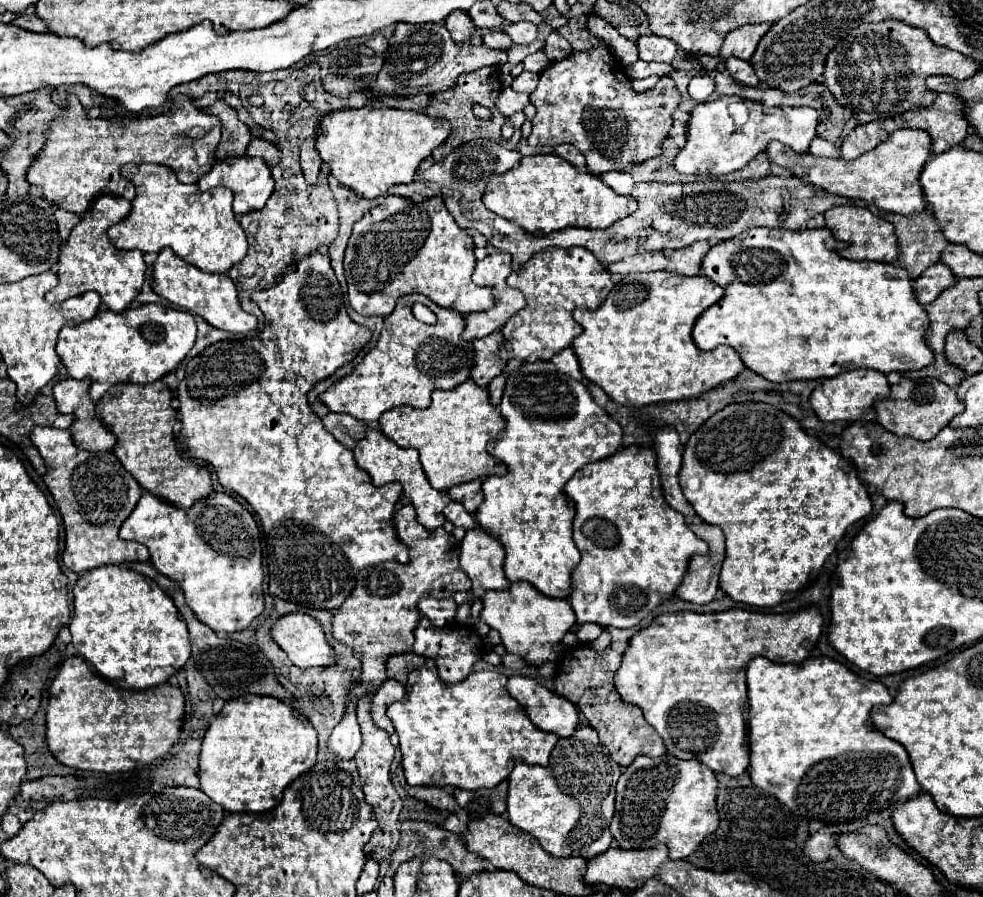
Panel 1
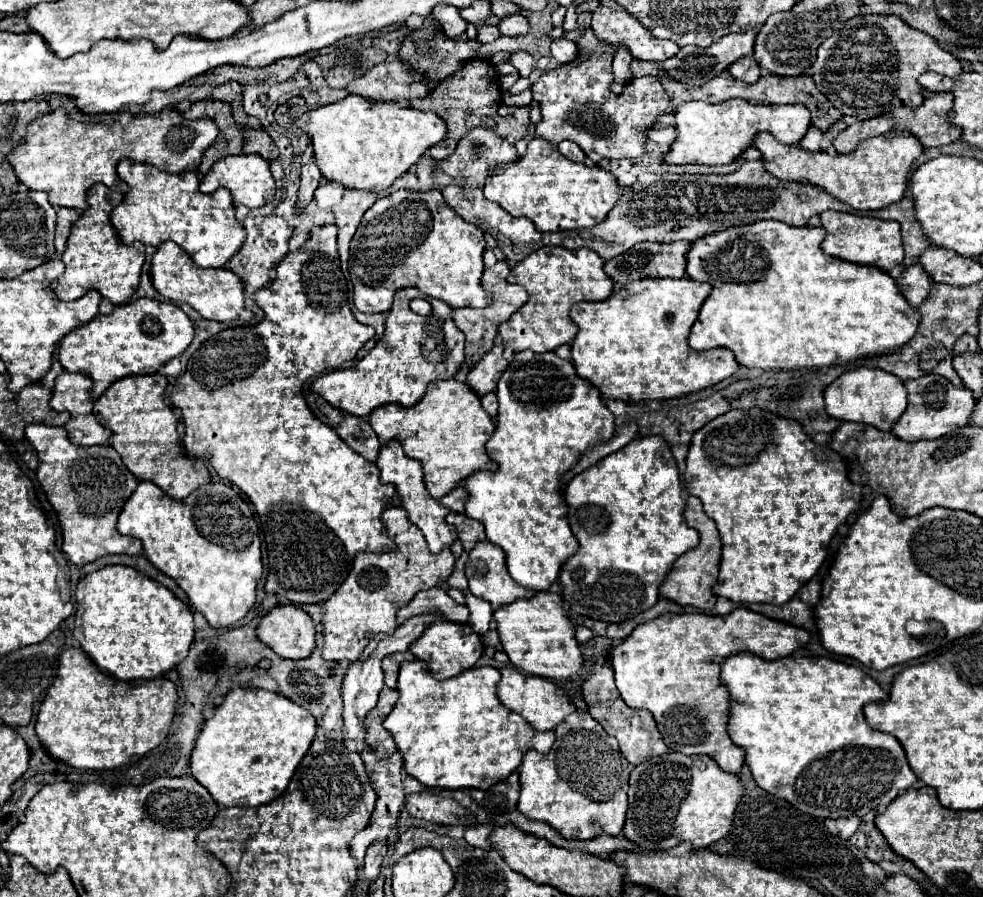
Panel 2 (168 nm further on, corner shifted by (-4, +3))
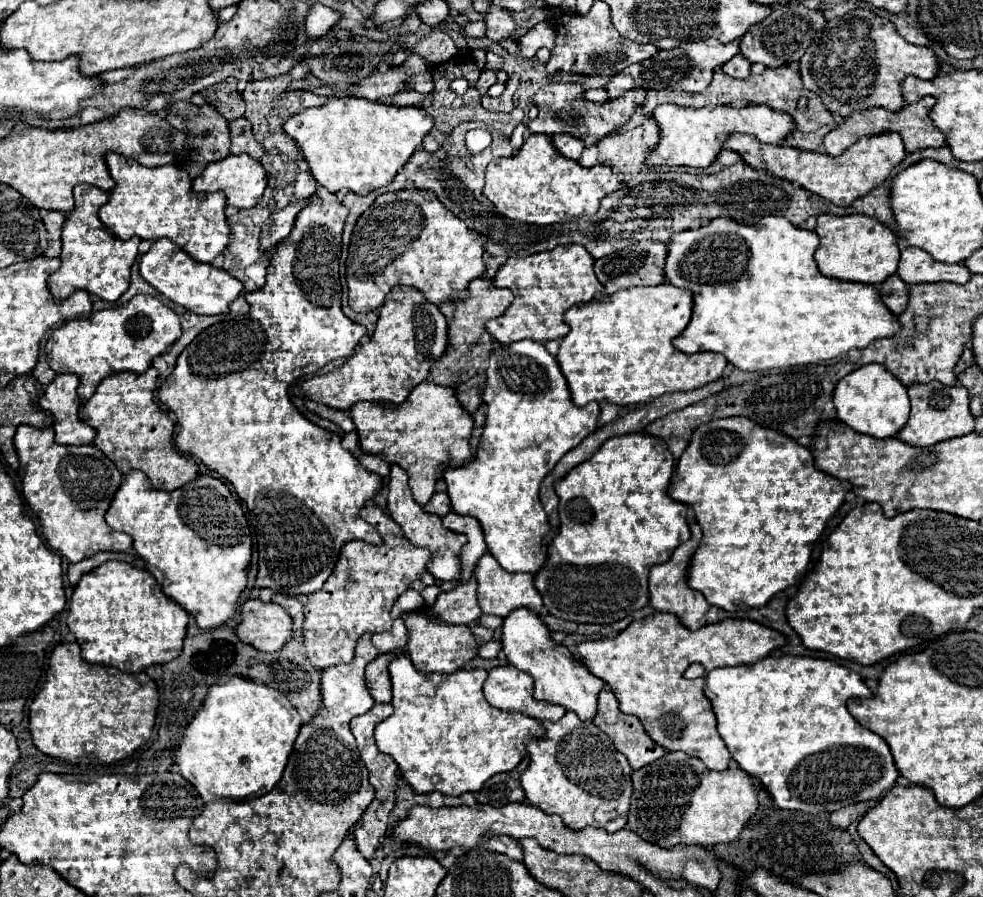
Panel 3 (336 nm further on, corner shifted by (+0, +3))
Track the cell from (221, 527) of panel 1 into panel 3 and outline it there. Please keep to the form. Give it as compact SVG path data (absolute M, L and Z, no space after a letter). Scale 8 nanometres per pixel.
M129 472L113 498L105 520L111 528L125 532L133 538L135 552L143 558L147 570L161 584L163 592L171 596L177 604L181 604L197 620L199 628L219 628L235 616L239 608L239 596L247 586L251 562L251 536L247 518L239 502L219 478L199 476L173 492L161 492L151 486L143 472Z

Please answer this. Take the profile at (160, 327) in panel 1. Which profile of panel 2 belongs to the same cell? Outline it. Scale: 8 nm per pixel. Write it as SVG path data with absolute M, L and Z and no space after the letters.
M139 298L115 306L111 314L97 314L91 322L63 336L57 356L67 372L87 374L93 380L91 398L97 400L109 384L131 374L155 374L167 360L181 356L195 336L187 314L171 304L151 298Z

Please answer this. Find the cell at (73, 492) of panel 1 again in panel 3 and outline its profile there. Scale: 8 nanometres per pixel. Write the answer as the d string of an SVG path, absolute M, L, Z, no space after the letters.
M23 424L15 434L15 450L21 462L19 476L23 480L23 496L41 518L43 534L55 552L67 556L69 562L79 562L103 550L125 552L133 546L131 536L115 532L105 522L123 474L99 448L93 444L61 446L55 442L53 428L39 430Z

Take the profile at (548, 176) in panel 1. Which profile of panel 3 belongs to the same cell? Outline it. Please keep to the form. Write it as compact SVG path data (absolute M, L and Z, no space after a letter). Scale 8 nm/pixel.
M531 134L517 156L495 158L485 170L483 194L499 214L527 224L547 226L579 216L595 216L599 202L619 188L619 176L597 164L593 168L583 168L579 162L569 160L557 152L551 138L545 134Z

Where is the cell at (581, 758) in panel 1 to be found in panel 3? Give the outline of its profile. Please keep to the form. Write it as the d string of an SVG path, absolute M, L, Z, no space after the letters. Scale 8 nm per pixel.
M567 712L557 722L543 724L547 734L543 740L527 744L529 766L521 774L521 786L531 806L547 814L557 814L571 830L585 826L617 832L627 824L631 800L631 766L617 752L613 742L593 722L583 722L575 712Z

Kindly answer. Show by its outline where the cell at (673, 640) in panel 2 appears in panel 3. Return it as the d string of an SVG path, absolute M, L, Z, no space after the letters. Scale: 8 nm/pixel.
M655 612L643 620L631 622L623 632L619 632L613 638L581 642L577 652L583 660L583 664L591 670L591 674L595 674L597 678L601 678L603 682L609 684L609 688L617 696L621 712L637 716L643 722L647 734L659 746L663 746L665 750L671 750L671 752L681 750L685 754L691 754L691 756L703 760L709 770L723 770L729 766L731 754L717 732L717 716L711 708L711 702L707 700L707 696L703 692L705 676L697 678L697 680L687 680L683 674L689 668L689 664L693 664L693 662L701 662L705 666L705 670L715 670L721 666L753 664L753 662L759 662L761 658L767 658L775 648L781 648L785 644L787 644L787 638L781 632L767 628L763 624L757 624L753 620L745 620L745 618L727 618L727 620L721 620L715 624L705 624L699 630L689 630L681 624L681 620L675 614Z

